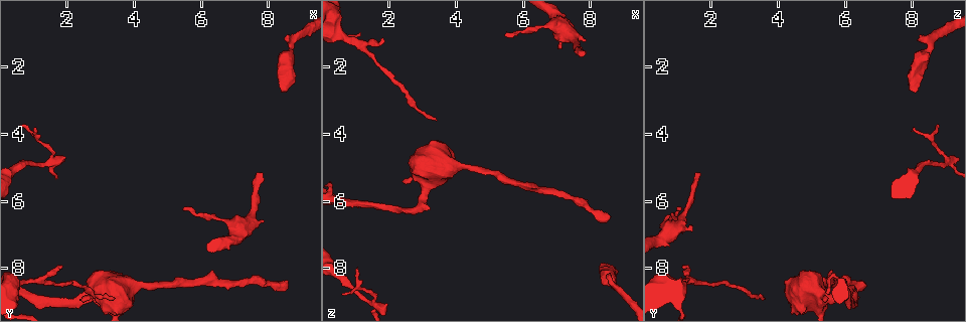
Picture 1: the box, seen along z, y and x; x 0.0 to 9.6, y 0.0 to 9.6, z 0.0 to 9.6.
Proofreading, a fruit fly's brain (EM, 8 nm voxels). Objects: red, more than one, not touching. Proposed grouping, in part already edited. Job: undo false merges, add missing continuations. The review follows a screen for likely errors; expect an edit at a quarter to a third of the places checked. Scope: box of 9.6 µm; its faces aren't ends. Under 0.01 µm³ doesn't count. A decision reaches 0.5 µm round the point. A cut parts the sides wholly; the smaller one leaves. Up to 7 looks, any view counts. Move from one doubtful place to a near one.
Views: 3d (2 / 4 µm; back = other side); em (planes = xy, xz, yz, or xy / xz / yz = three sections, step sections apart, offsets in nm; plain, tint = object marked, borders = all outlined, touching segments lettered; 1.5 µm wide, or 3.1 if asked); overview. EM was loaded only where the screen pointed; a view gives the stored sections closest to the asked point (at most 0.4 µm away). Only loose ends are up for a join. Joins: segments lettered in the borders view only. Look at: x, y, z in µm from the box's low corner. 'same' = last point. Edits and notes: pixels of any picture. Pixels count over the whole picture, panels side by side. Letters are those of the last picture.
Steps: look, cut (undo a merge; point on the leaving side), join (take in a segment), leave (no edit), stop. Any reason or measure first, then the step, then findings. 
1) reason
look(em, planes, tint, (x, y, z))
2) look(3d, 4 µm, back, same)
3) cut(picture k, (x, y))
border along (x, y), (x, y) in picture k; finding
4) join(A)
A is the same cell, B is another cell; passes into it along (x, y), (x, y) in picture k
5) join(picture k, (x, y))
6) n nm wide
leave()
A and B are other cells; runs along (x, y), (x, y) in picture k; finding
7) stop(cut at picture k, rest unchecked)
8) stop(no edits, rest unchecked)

branch stops here
look(3d, 2 µm, (8.55, 8.40, 6.40))

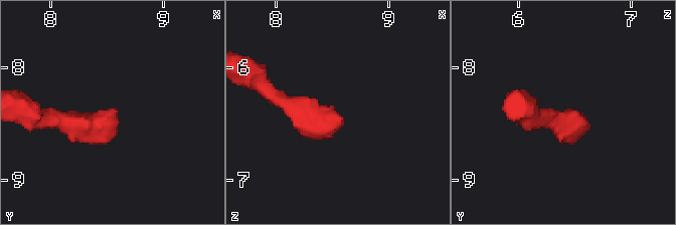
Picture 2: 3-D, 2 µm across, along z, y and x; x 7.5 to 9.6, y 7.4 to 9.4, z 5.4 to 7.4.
need the tissue
look(em, xy, step 8, borders, (8.58, 8.40, 6.46))

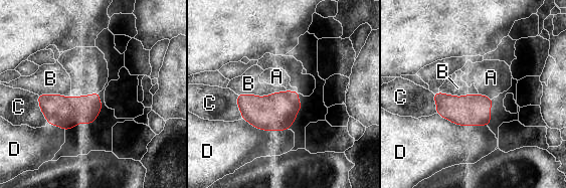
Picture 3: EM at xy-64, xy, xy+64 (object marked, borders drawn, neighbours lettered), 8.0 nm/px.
leave()
A, B, C and D are other cells; border along (479, 94), (492, 99) in picture 3; none of them fits

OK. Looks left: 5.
an open end
look(3d, 4 µm, (1.05, 3.90, 8.00))

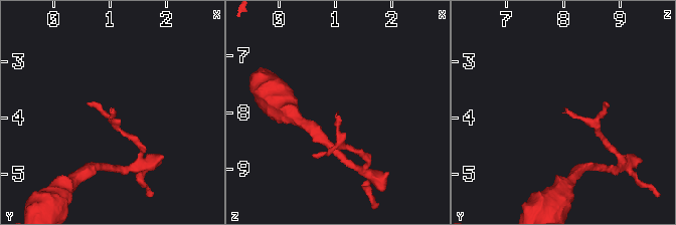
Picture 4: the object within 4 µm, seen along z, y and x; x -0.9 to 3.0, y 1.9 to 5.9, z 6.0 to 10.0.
look(em, planes, borders, (1.00, 3.90, 8.05))

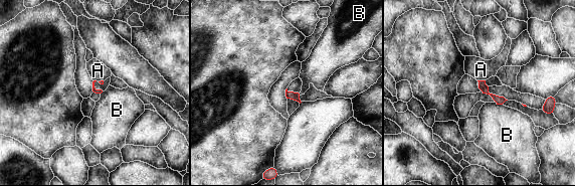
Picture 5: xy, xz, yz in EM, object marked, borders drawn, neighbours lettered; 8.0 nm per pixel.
B touches over 80 nm
leave()
A and B are other cells; no lettered segment goes on from it

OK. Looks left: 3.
an open end
look(em, xy, step 8, tint, (1.85, 7.90, 1.20))

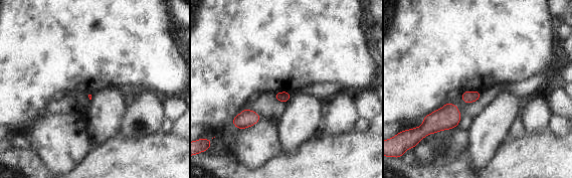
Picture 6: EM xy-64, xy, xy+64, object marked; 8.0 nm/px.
another direction
look(em, planes, borders, same)

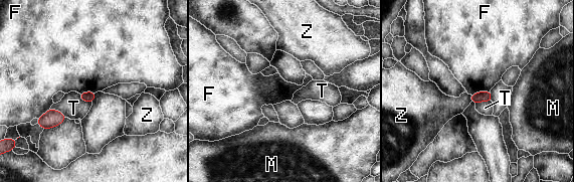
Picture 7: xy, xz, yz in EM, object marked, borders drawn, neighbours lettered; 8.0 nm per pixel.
90 nm wide
leave()
F, M, T and Z are other cells; border along (490, 90), (479, 90), (470, 95) in picture 7; no lettered segment goes on from it

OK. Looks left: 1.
stop(no edits, rest unchecked)

